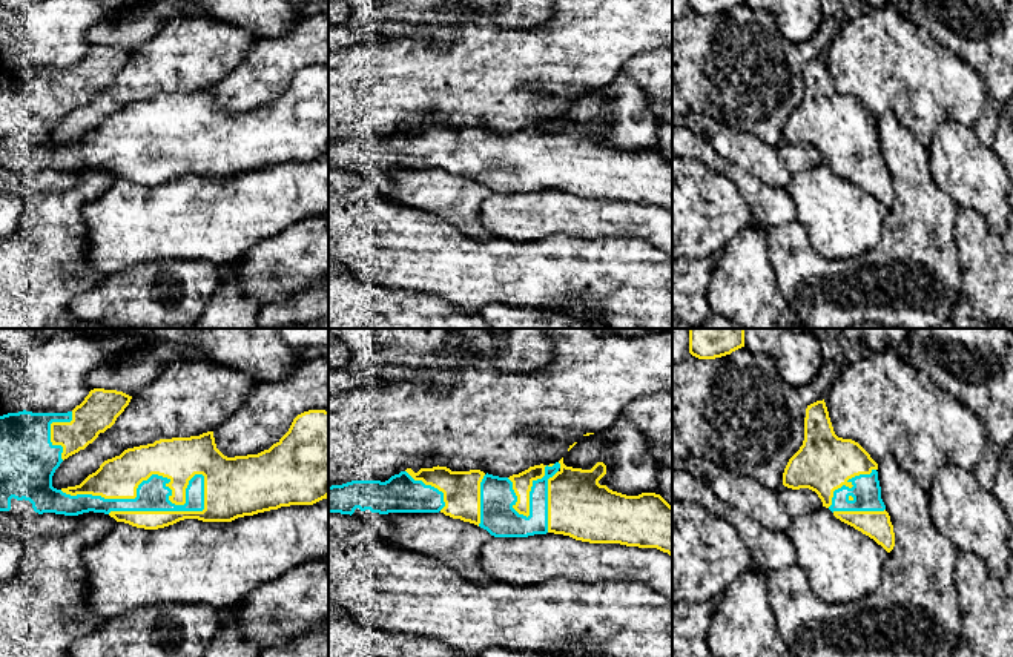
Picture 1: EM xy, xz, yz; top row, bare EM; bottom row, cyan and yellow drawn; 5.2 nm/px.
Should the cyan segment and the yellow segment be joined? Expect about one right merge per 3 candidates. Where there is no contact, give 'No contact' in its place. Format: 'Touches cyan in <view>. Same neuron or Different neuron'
Touches cyan in xy. Same neuron

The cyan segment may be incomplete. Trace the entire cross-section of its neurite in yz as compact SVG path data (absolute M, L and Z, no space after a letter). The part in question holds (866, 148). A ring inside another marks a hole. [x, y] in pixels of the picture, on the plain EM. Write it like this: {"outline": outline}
{"outline": "M823 55L806 64L804 97L784 124L783 141L815 147L836 175L890 209L895 189L876 126L878 120L858 98L835 91Z"}

